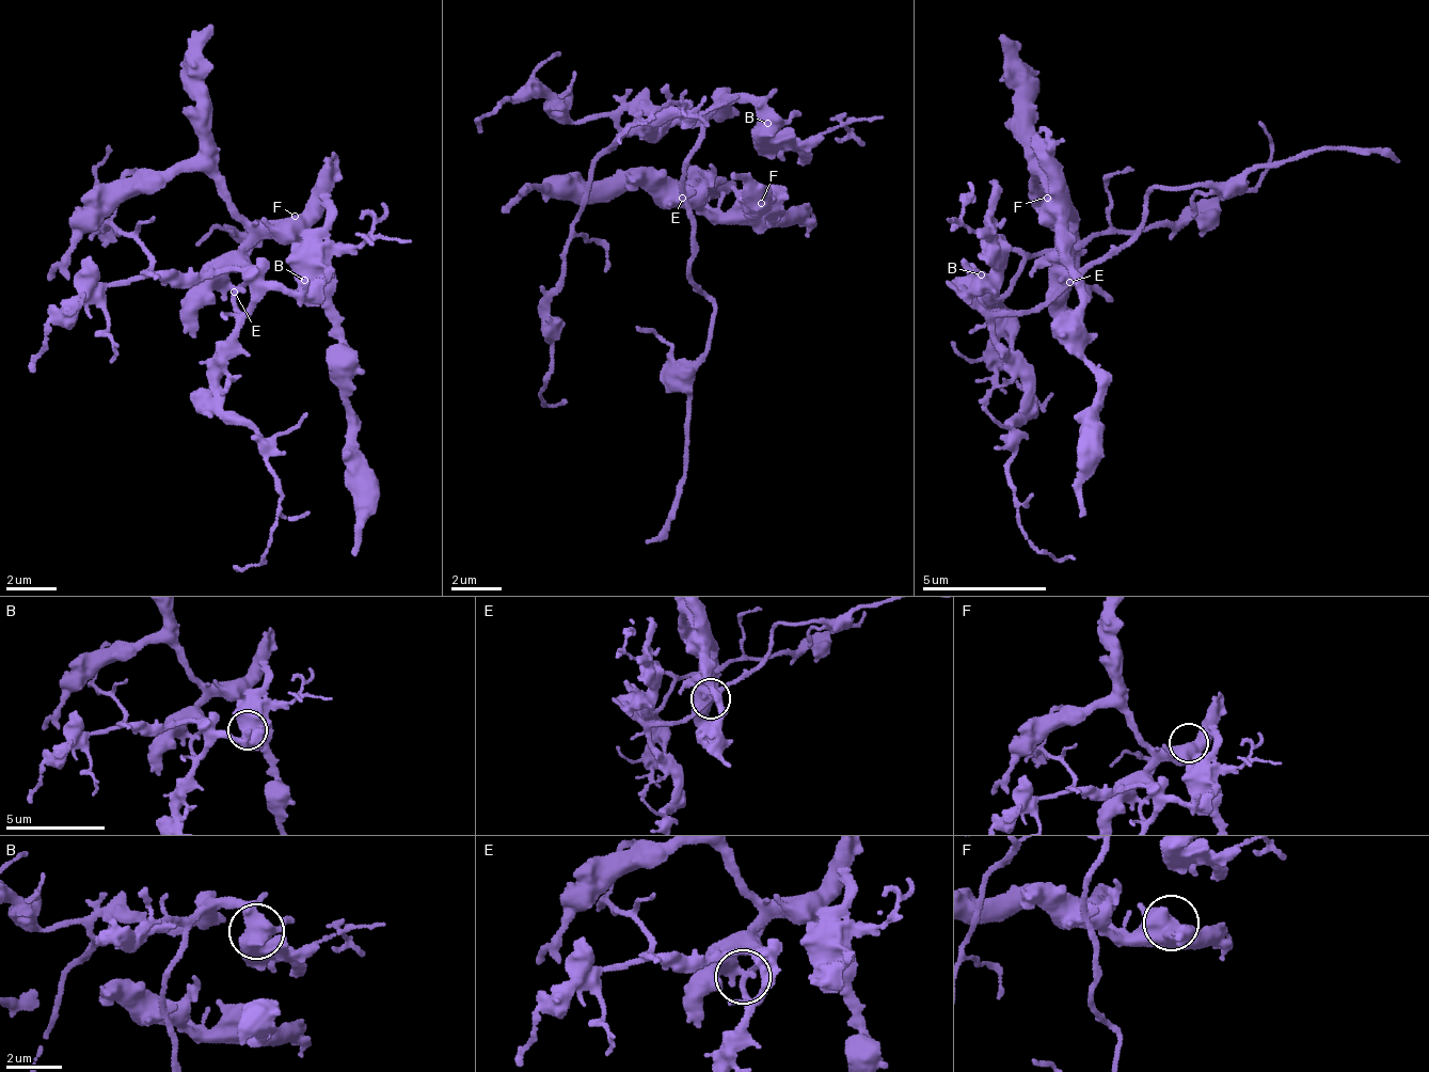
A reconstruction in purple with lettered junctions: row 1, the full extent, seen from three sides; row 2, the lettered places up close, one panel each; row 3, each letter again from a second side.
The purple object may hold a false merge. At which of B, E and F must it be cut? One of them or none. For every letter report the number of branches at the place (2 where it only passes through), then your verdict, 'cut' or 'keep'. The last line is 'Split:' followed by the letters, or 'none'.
B: 3 branches meet; keep
E: 3 branches meet; cut
F: 3 branches meet; keep
Split: E

